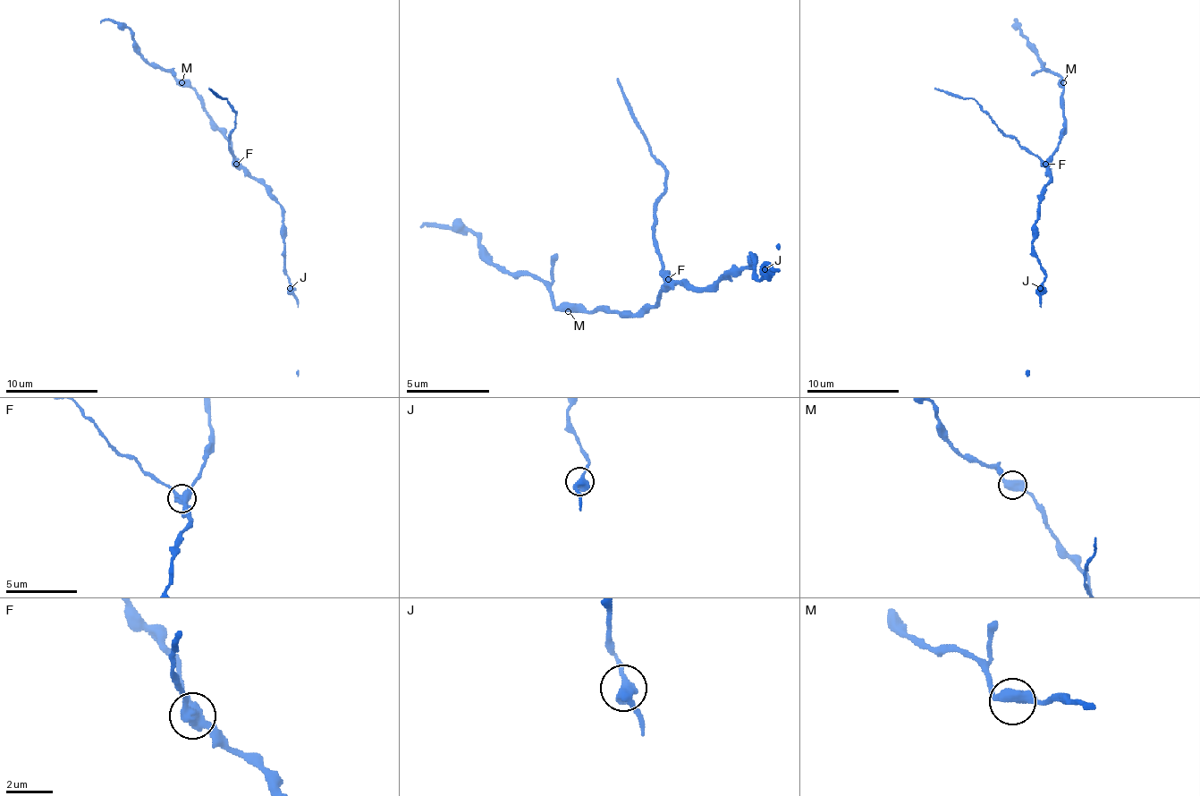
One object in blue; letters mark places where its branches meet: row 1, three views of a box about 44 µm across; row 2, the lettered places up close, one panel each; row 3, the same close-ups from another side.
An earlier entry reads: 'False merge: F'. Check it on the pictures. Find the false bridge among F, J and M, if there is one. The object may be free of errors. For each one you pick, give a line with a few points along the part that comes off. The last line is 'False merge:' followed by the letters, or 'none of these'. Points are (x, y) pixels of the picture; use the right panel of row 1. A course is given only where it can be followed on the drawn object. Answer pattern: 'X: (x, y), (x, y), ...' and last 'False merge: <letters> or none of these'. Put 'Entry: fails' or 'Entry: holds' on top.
Entry: holds
F: (1044, 163), (1026, 152), (973, 98), (959, 98), (933, 87)
False merge: F

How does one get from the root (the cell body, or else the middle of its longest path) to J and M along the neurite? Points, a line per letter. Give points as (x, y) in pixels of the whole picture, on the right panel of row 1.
J: (1049, 165), (1049, 182), (1040, 202), (1033, 241), (1033, 256), (1044, 274), (1040, 288)
M: (1049, 165), (1049, 158), (1059, 145), (1063, 129), (1063, 82)

